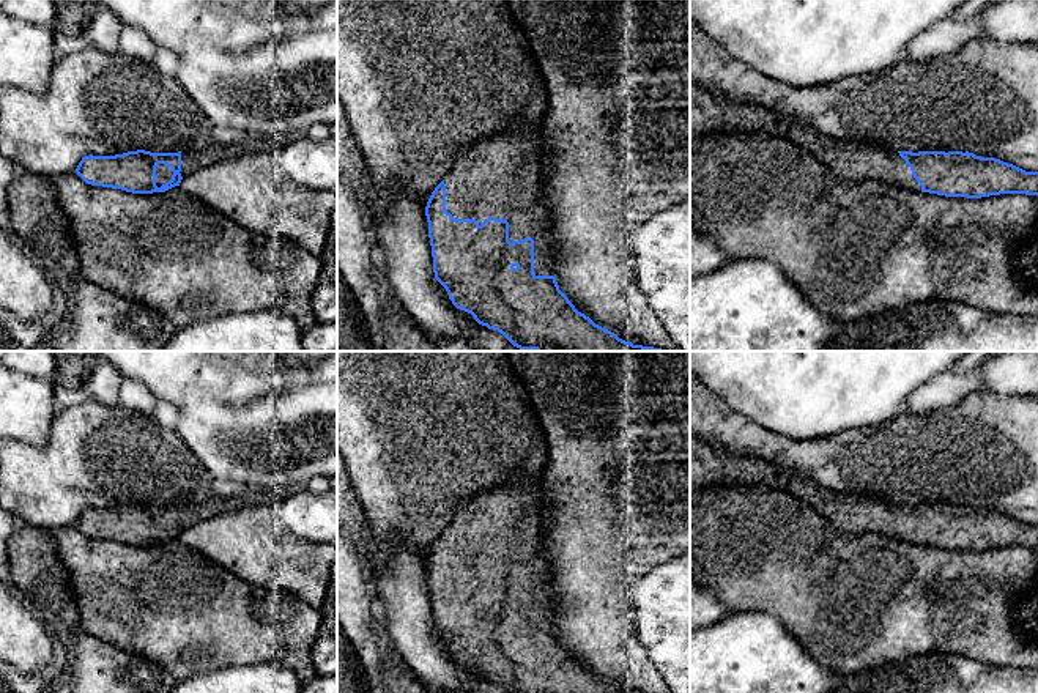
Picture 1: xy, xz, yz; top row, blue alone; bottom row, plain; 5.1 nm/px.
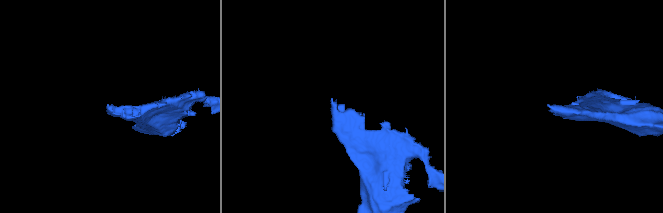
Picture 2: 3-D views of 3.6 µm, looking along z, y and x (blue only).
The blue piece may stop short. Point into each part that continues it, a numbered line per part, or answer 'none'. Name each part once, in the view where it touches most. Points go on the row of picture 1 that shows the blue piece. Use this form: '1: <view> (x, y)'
1: xz (503, 177)

